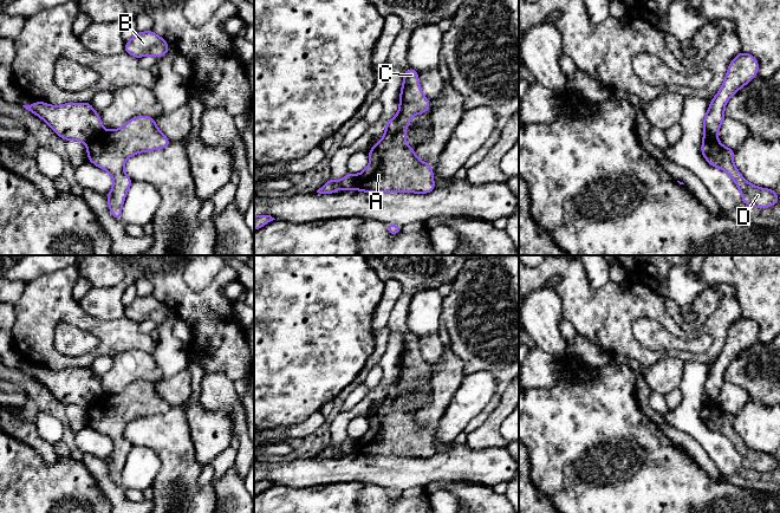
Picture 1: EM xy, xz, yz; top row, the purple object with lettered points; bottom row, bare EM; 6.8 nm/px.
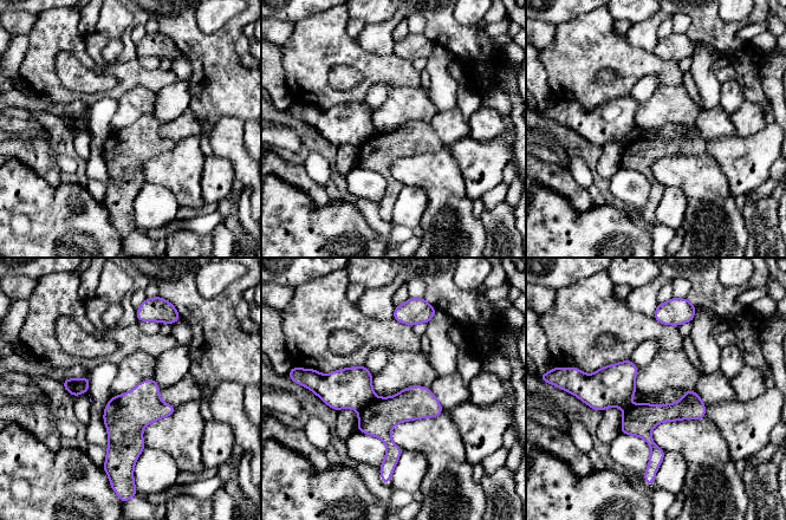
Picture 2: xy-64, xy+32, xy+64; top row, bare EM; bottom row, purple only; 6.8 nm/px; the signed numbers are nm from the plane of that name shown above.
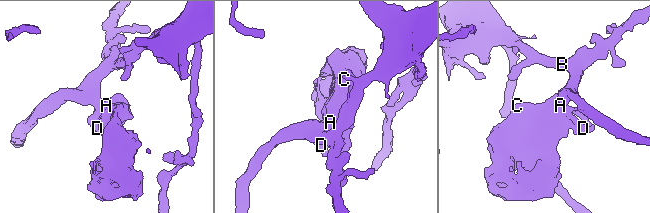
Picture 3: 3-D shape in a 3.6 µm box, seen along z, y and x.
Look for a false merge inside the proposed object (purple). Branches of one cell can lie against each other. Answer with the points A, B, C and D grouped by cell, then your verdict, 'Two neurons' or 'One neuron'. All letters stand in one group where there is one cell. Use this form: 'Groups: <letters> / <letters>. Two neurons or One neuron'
Groups: A C D / B. Two neurons

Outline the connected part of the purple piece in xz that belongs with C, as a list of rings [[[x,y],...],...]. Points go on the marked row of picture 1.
[[[410,67],[403,77],[397,115],[385,123],[382,139],[368,151],[369,165],[356,175],[357,190],[417,194],[434,190],[431,164],[417,158],[404,136],[410,119],[429,110],[430,102],[421,90],[418,72]]]

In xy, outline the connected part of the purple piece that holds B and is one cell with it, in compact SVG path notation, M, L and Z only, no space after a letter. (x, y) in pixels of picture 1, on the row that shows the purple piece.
M154 31L137 32L129 41L125 41L124 52L139 59L143 56L163 57L170 46Z

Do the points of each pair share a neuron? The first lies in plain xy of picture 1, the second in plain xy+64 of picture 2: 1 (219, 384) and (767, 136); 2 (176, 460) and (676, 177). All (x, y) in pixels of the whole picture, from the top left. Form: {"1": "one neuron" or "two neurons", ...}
{"1": "two neurons", "2": "one neuron"}

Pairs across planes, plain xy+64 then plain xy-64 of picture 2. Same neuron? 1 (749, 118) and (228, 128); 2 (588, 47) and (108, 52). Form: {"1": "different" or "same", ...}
{"1": "same", "2": "different"}

